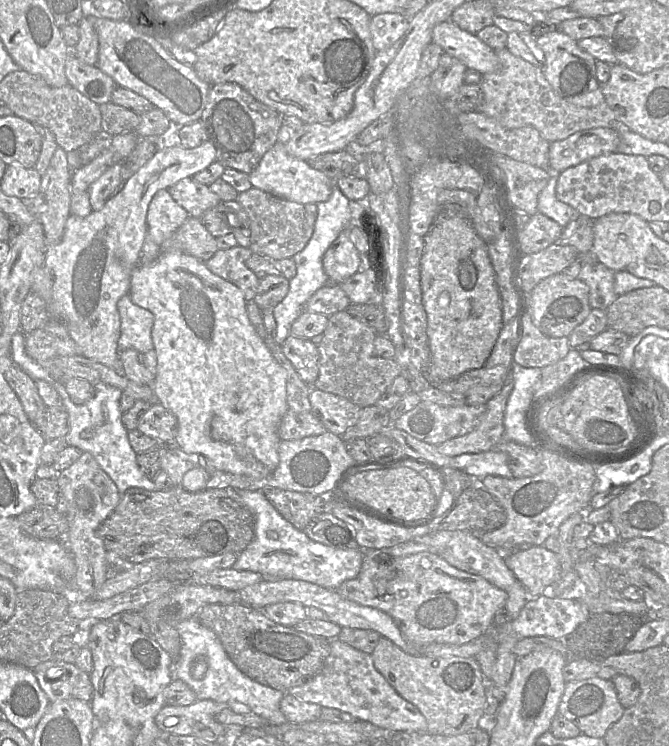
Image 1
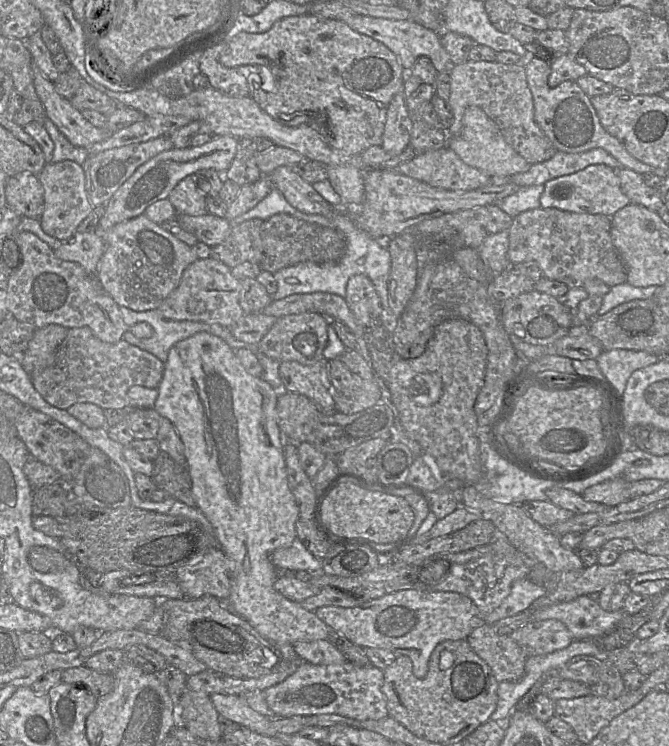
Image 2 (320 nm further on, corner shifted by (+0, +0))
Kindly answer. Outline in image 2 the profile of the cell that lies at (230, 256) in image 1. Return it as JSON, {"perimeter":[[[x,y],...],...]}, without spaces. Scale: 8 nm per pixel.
{"perimeter":[[[210,257],[206,259],[197,259],[185,269],[177,288],[157,309],[162,317],[168,320],[189,320],[232,327],[232,325],[234,325],[240,318],[242,318],[242,316],[245,315],[239,304],[240,291],[240,280],[236,279],[232,275],[231,268],[227,265]]]}

